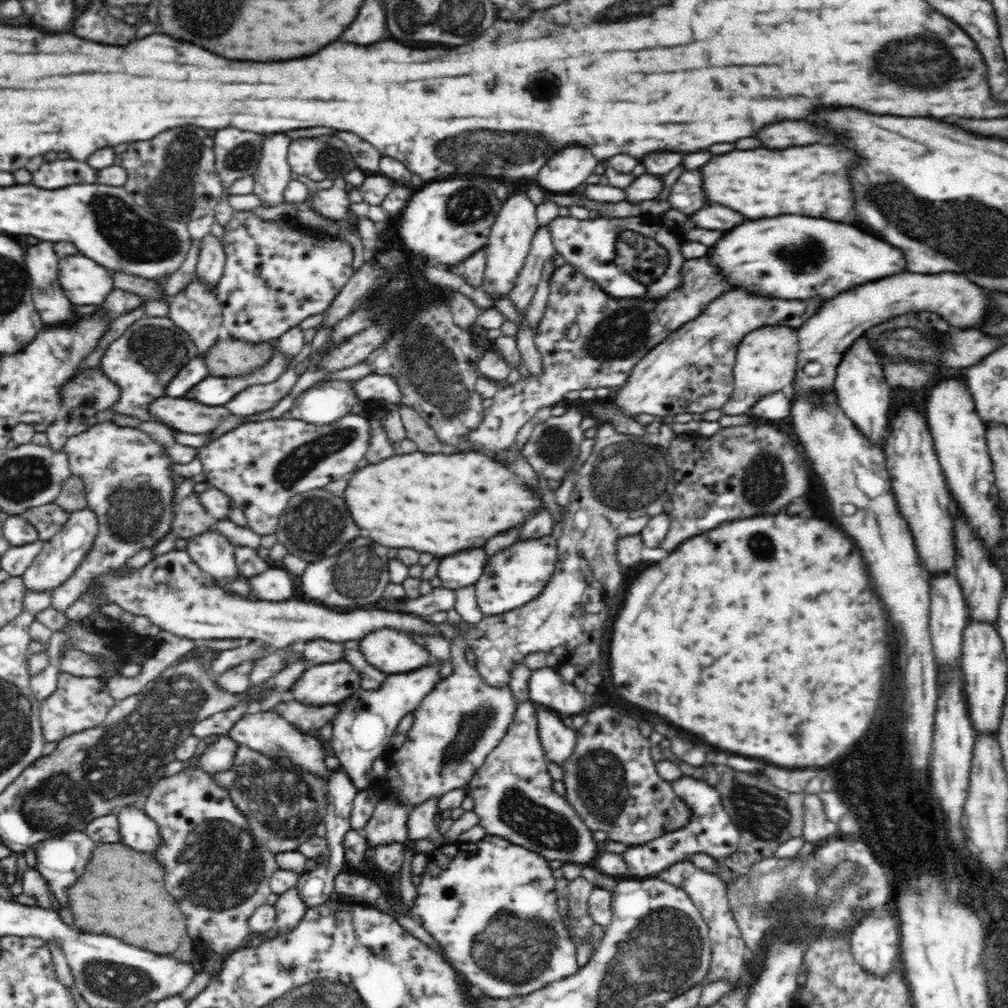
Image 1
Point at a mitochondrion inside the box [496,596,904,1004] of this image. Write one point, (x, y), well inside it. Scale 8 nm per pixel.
(776, 891)

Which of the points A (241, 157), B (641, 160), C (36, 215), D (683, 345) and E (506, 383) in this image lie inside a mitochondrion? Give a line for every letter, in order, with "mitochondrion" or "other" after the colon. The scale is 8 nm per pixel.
A: mitochondrion
B: other
C: other
D: other
E: other

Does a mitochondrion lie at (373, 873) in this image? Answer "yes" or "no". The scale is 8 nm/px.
no

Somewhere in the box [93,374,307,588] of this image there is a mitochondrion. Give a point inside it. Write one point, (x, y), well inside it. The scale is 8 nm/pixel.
(134, 512)

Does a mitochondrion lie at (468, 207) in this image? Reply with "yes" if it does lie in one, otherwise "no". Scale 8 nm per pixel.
yes

